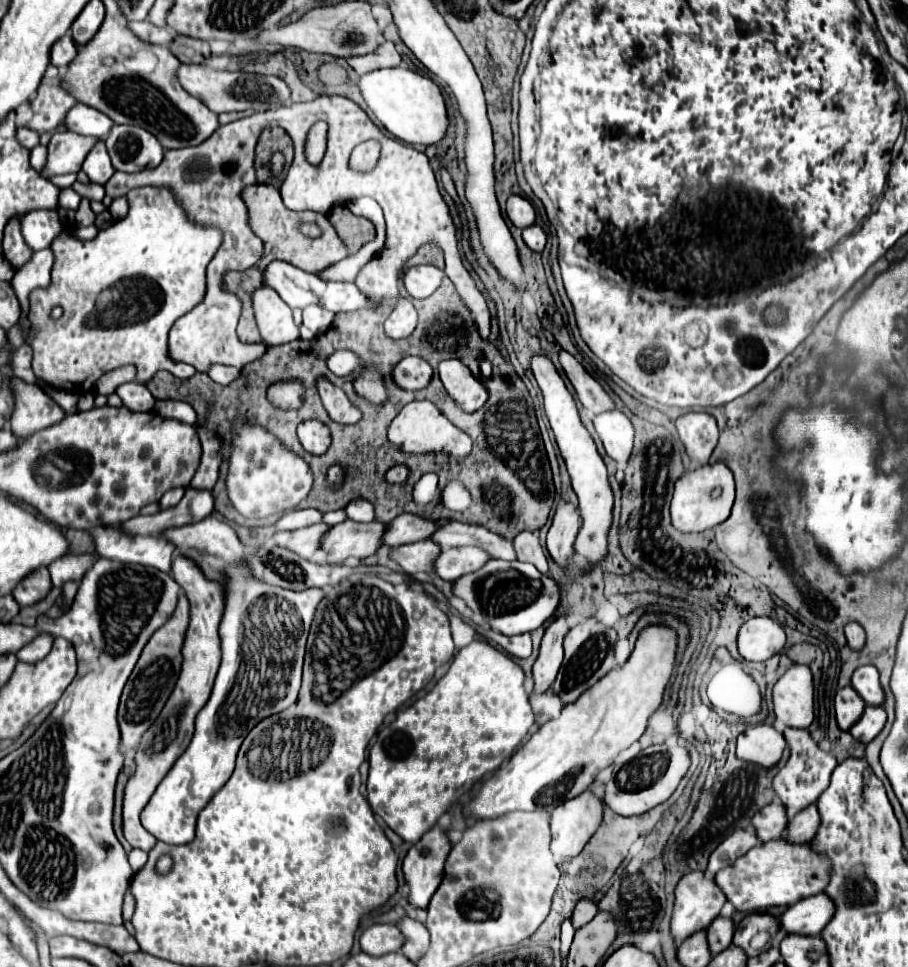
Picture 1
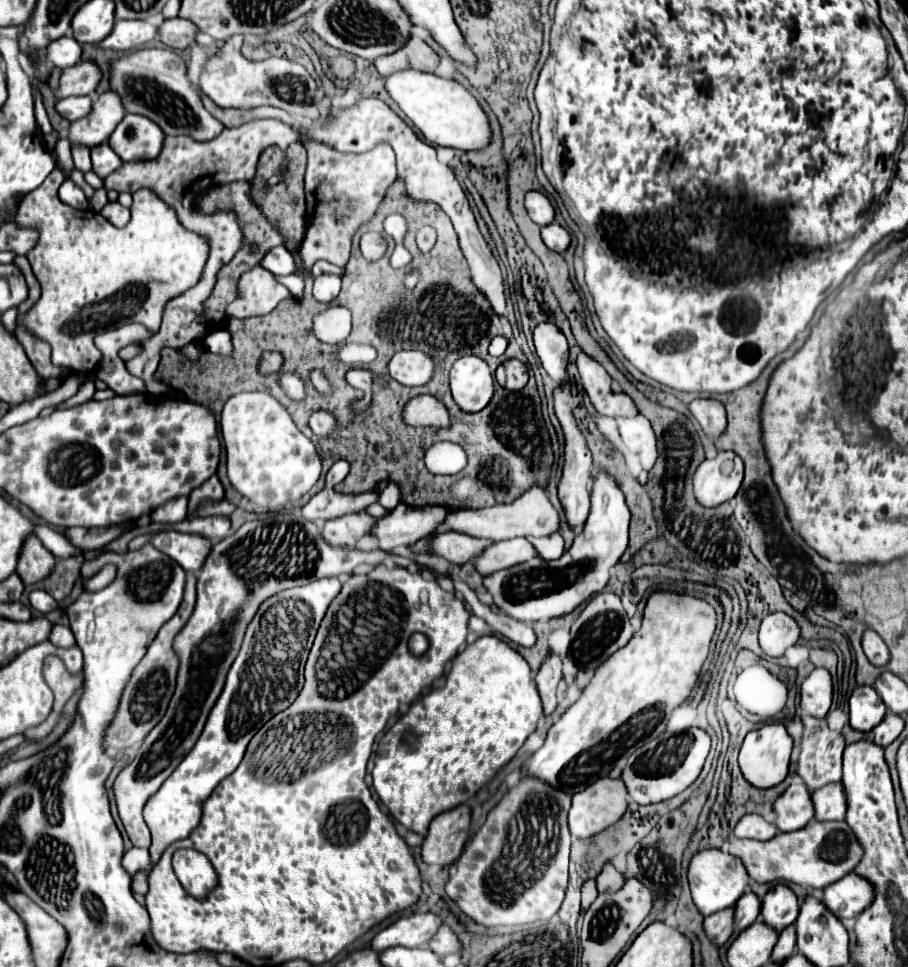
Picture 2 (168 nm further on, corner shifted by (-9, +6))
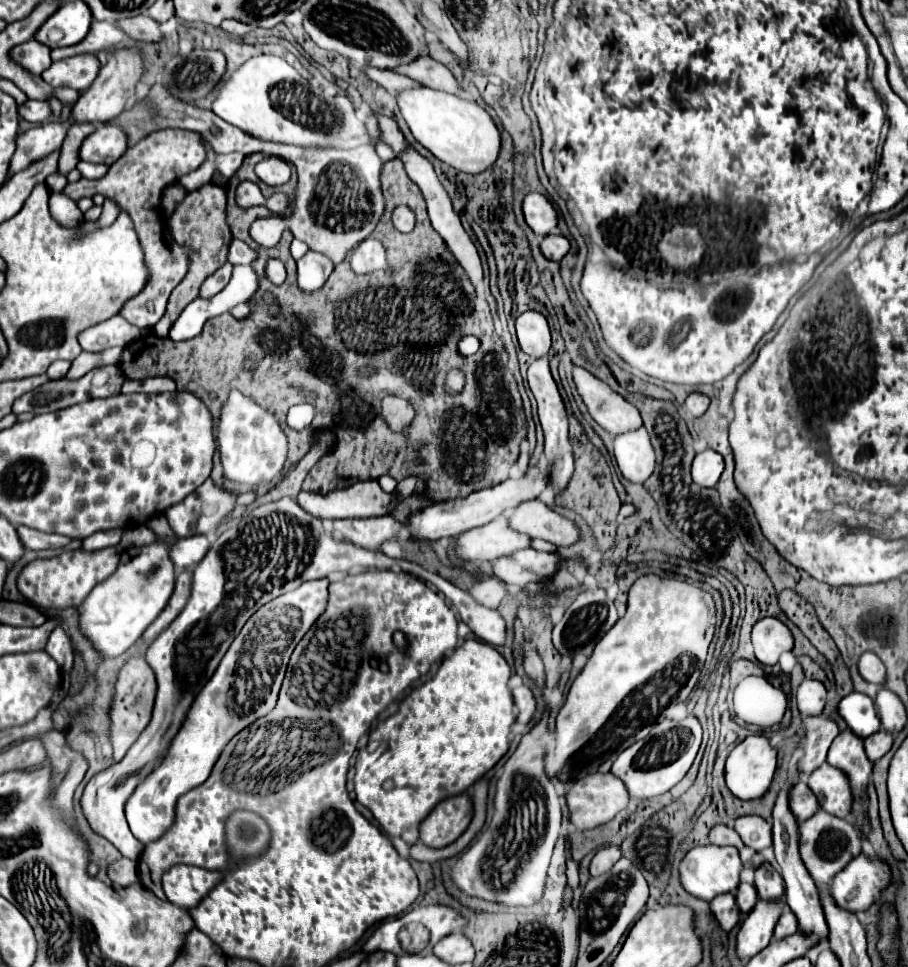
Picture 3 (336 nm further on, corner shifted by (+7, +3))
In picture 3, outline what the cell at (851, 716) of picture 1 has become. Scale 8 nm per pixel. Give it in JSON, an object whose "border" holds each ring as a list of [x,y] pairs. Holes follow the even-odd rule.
{"border":[[[850,693],[848,697],[844,697],[840,701],[840,707],[838,707],[840,715],[844,717],[844,721],[848,723],[848,727],[860,735],[860,737],[868,737],[868,735],[874,735],[876,731],[880,731],[880,717],[878,717],[878,711],[876,711],[876,705],[874,701],[864,695],[864,693]]]}

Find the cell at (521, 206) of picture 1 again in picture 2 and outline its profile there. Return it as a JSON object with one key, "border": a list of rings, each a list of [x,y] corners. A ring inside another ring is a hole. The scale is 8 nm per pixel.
{"border":[[[528,192],[524,198],[524,206],[528,210],[528,216],[538,224],[546,226],[554,220],[554,208],[550,200],[542,192]]]}

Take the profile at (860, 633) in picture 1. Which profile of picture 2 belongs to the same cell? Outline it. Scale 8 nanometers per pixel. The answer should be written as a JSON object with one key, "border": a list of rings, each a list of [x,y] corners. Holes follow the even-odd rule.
{"border":[[[866,630],[864,636],[862,636],[862,648],[864,648],[864,654],[868,656],[868,660],[874,664],[874,666],[884,666],[888,662],[888,648],[884,644],[884,640],[872,632],[872,630]]]}

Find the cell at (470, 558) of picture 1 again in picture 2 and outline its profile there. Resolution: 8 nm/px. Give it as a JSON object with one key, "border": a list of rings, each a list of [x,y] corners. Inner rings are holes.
{"border":[[[512,538],[512,540],[492,542],[490,548],[484,548],[484,552],[476,556],[476,560],[472,560],[472,564],[476,566],[476,572],[488,574],[488,572],[496,572],[502,568],[510,568],[514,564],[526,562],[534,556],[538,554],[526,538]]]}

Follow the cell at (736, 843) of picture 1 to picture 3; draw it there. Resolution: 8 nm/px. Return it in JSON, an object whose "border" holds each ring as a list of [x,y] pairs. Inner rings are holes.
{"border":[[[760,815],[738,817],[734,823],[734,829],[742,837],[744,845],[752,847],[754,851],[762,851],[772,845],[772,825]]]}

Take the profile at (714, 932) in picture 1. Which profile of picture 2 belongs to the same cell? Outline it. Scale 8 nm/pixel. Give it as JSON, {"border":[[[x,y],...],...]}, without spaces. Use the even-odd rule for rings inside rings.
{"border":[[[748,892],[736,902],[734,908],[736,908],[736,924],[734,924],[734,928],[744,930],[758,918],[758,914],[760,914],[760,898],[754,896],[752,892]]]}

